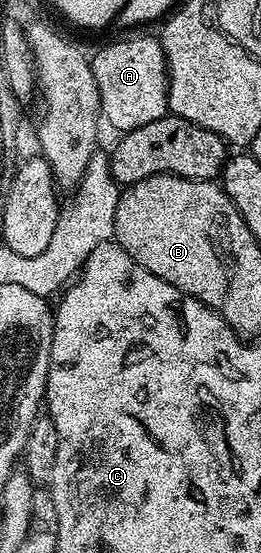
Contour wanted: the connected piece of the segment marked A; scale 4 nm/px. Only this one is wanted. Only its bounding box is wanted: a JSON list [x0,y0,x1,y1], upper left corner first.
[90,35,167,133]

